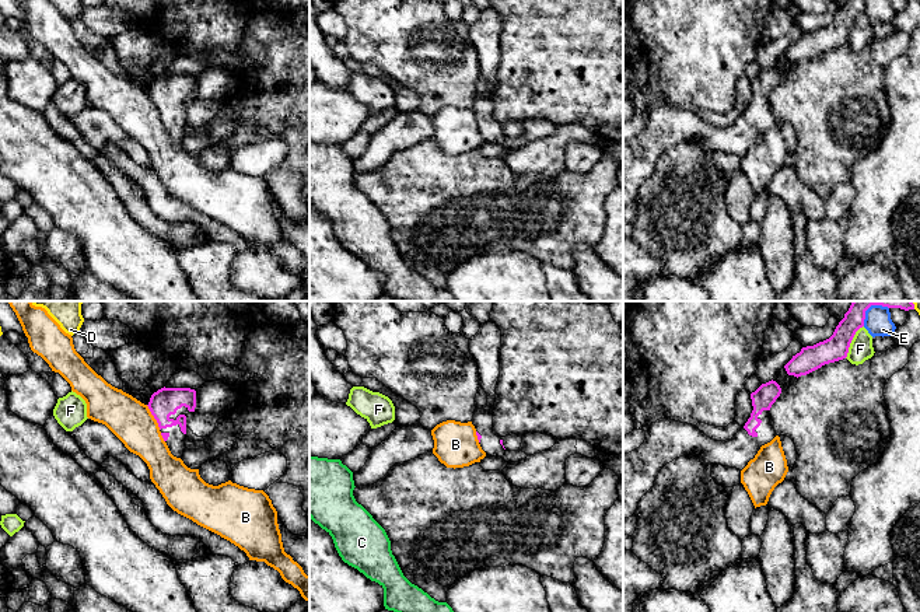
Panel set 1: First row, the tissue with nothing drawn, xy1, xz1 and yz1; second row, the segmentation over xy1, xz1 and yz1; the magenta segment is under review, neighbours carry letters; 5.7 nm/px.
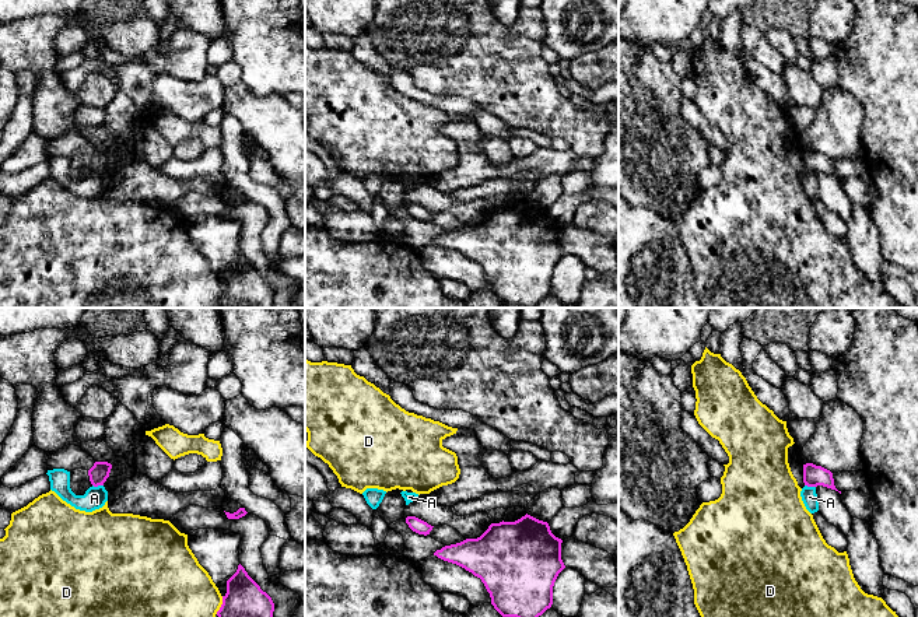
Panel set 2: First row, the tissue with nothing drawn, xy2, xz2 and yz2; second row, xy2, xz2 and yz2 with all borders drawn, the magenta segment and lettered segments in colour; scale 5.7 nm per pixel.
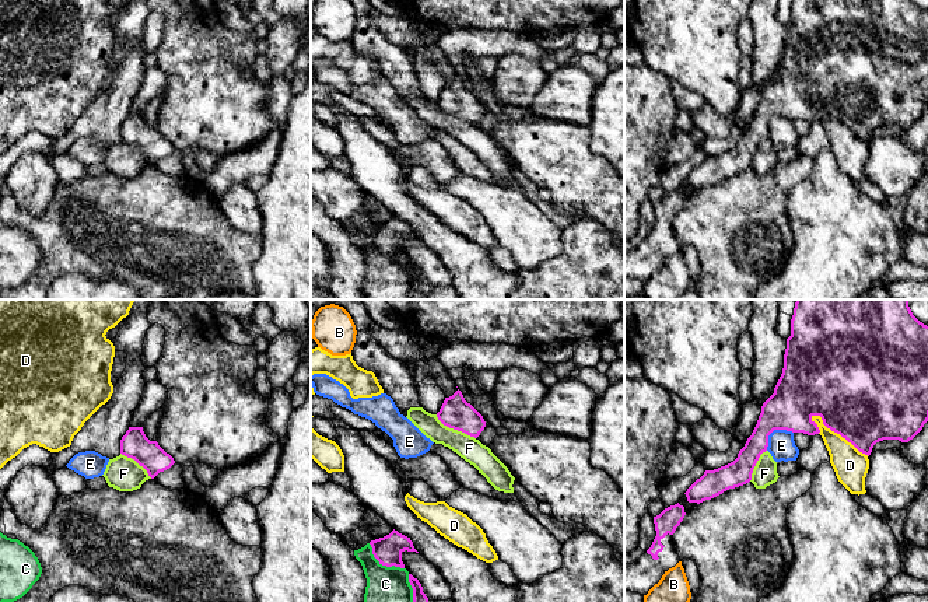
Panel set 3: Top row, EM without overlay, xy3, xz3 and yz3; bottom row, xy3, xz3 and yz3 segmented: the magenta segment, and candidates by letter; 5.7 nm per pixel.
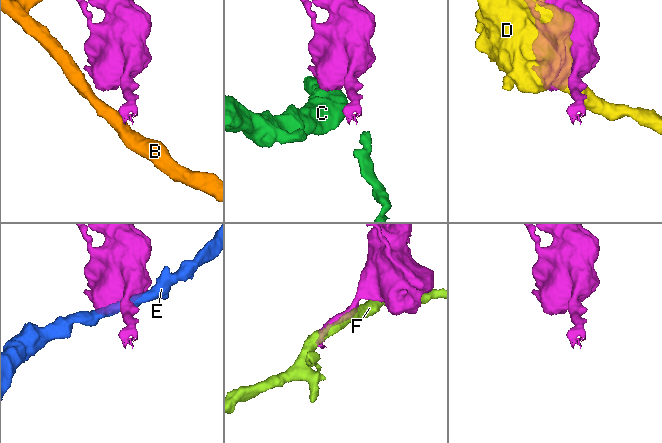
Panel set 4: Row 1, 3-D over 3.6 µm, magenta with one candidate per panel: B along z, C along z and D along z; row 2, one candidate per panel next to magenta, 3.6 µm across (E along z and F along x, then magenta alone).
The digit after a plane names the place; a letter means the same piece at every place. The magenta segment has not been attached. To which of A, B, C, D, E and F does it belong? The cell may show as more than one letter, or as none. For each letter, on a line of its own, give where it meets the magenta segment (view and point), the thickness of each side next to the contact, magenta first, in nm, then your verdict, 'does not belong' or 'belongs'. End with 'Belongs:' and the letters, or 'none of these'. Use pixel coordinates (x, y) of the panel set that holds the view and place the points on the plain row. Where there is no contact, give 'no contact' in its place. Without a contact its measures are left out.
A: contact xy2 (98, 171); calibres 110 and 130 nm; does not belong
B: contact xy1 (154, 104); calibres 160 and 240 nm; does not belong
C: contact xz3 (382, 251); calibres 160 and 280 nm; does not belong
D: contact yz3 (839, 119); calibres 500 and 190 nm; does not belong
E: contact yz3 (773, 116); calibres 280 and 160 nm; does not belong
F: contact xz3 (455, 115); calibres 180 and 140 nm; does not belong
Belongs: none of these

